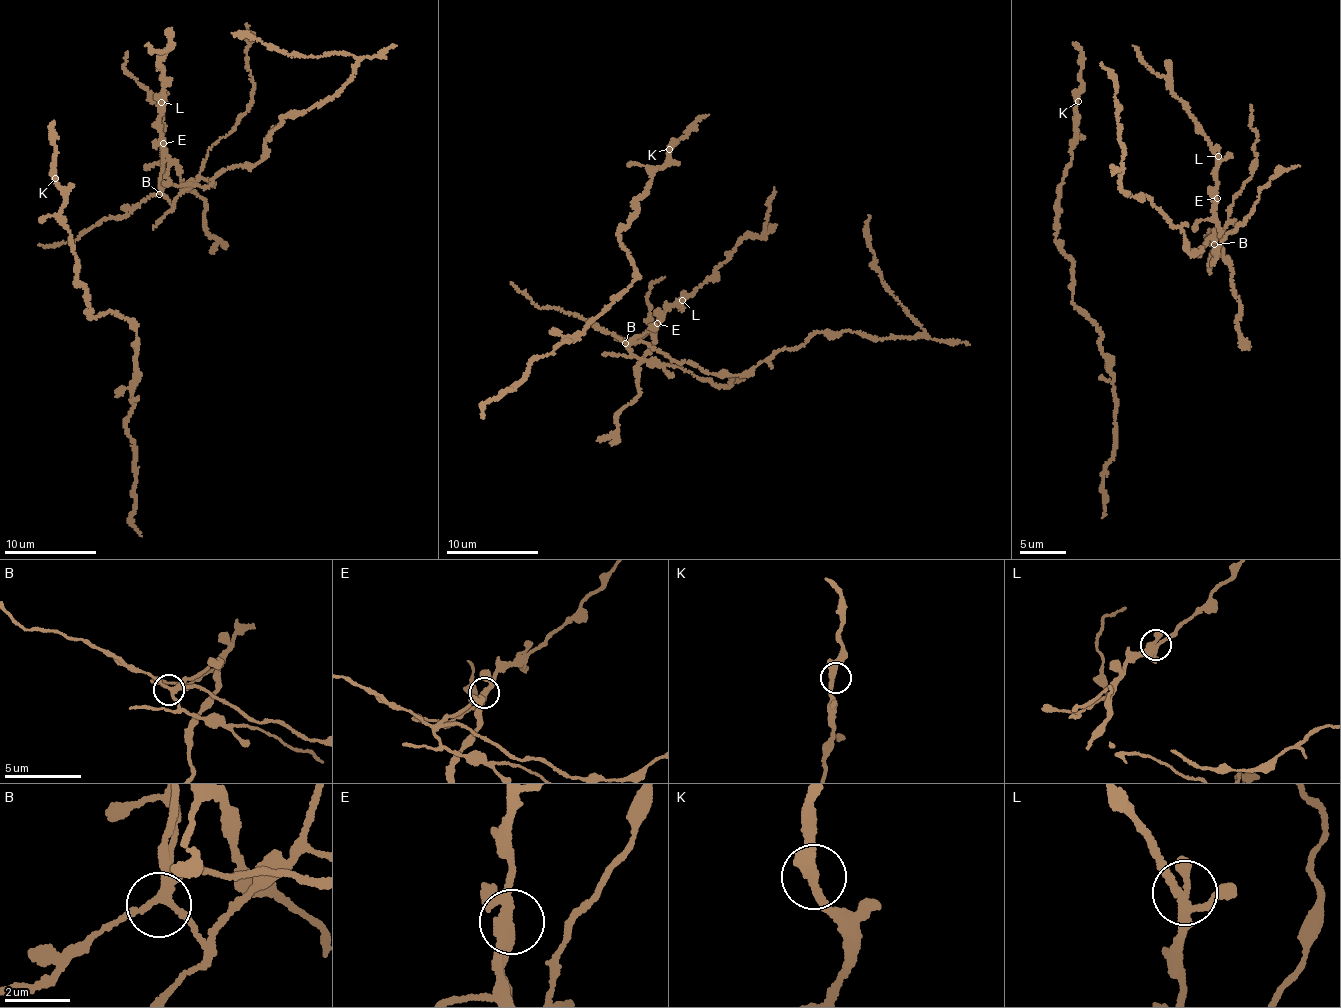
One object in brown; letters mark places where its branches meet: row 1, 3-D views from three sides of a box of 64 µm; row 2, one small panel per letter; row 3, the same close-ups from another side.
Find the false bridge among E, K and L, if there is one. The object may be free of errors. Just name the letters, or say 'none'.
E

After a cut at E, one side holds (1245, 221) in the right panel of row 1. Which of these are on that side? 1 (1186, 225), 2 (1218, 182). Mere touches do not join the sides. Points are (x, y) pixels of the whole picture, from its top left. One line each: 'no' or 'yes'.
1: yes
2: no

